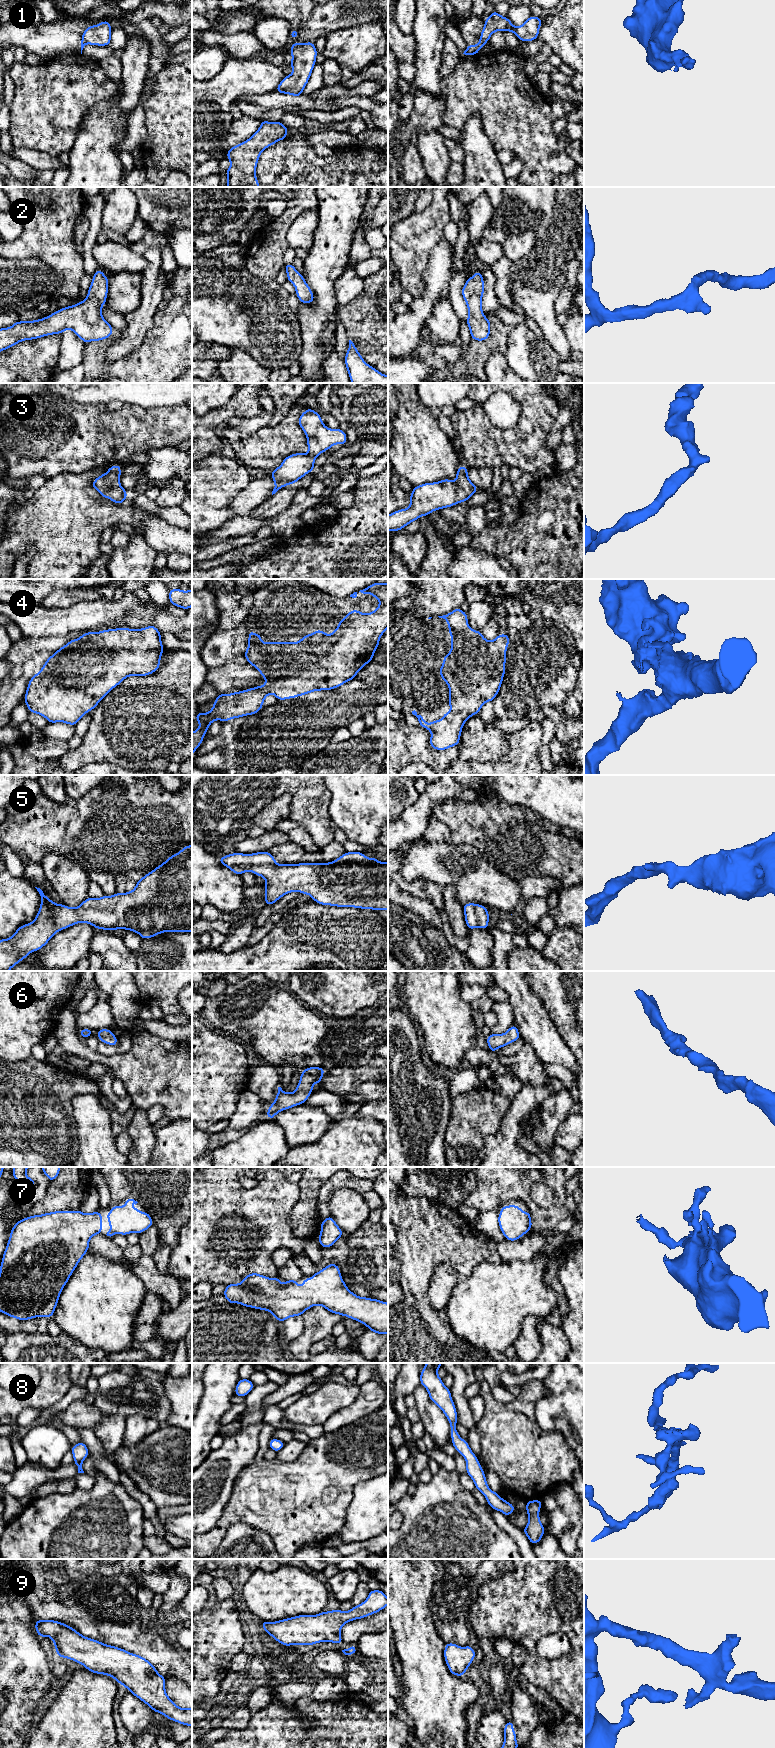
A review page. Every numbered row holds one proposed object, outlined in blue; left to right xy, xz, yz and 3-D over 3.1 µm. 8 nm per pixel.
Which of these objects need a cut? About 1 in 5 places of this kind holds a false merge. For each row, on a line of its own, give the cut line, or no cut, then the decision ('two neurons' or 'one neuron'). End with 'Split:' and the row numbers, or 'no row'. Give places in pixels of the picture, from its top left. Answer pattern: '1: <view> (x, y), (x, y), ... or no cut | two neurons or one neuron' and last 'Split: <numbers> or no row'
1: yz (480, 38), (486, 42) | two neurons
2: no cut | one neuron
3: no cut | one neuron
4: no cut | one neuron
5: no cut | one neuron
6: no cut | one neuron
7: no cut | one neuron
8: no cut | one neuron
9: no cut | one neuron
Split: 1

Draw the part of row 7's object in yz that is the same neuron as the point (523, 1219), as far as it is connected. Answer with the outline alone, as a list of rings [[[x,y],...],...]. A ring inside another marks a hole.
[[[518,1205],[501,1206],[498,1224],[508,1241],[516,1241],[532,1228],[529,1211],[523,1212]]]

